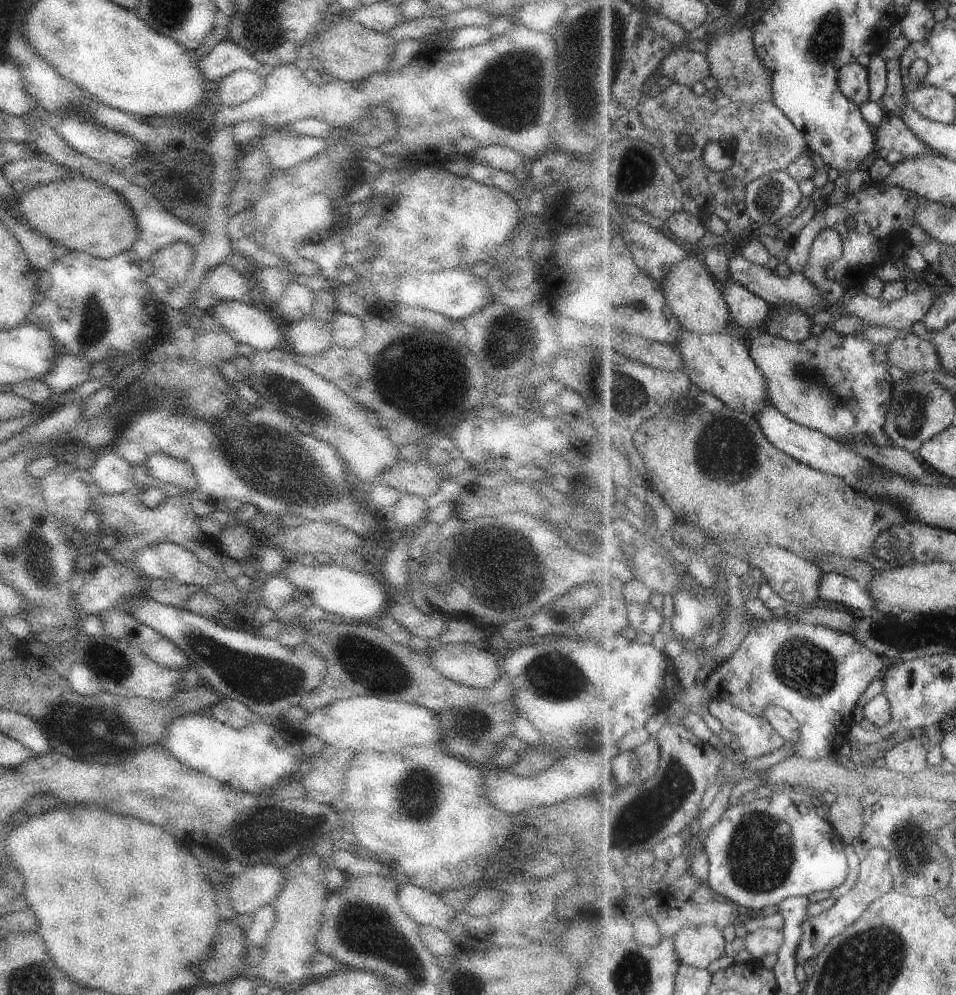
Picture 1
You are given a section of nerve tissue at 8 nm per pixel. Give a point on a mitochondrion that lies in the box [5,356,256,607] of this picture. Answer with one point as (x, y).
(32, 548)

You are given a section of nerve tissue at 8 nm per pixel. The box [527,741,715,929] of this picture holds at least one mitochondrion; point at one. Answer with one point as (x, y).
(650, 813)

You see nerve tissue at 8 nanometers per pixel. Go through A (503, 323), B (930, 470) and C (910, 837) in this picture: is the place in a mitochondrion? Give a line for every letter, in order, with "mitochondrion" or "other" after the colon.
A: other
B: other
C: mitochondrion

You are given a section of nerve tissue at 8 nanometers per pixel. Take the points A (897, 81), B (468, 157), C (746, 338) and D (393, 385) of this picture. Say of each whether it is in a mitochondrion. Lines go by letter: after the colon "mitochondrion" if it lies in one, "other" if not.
A: other
B: other
C: other
D: mitochondrion

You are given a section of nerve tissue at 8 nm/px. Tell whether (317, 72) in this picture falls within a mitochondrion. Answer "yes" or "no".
no

